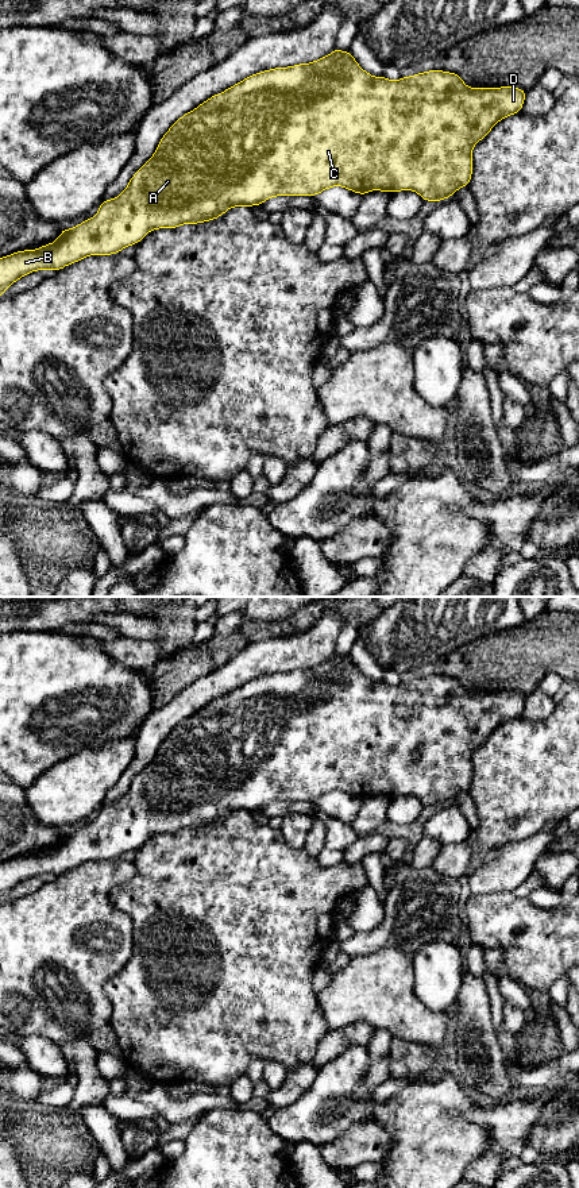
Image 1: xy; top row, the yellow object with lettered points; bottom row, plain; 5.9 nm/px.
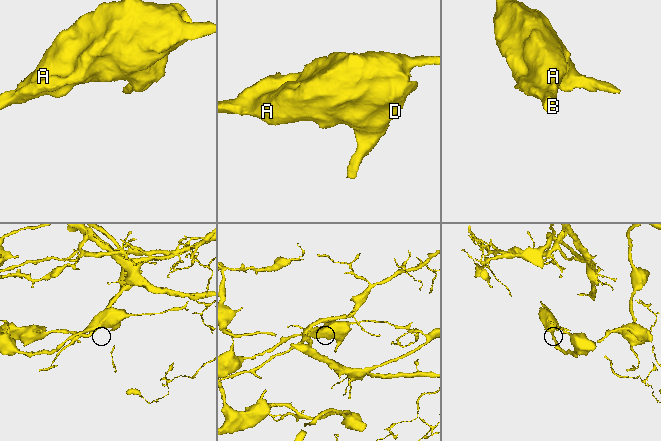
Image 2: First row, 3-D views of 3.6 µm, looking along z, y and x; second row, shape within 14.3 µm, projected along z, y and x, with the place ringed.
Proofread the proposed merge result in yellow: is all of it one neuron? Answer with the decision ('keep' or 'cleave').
keep

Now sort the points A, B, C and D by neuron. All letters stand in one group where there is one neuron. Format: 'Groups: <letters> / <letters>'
Groups: A B C D

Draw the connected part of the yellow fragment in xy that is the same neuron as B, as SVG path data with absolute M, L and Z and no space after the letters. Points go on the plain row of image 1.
M333 653L329 660L310 668L275 672L252 679L181 721L163 740L154 760L132 780L126 795L116 803L104 805L100 809L99 817L92 824L86 824L70 834L62 833L59 842L51 849L40 850L38 855L15 856L12 860L0 863L0 899L28 878L45 873L58 876L89 860L119 859L127 850L138 849L153 834L205 828L219 824L229 813L260 810L267 803L275 801L313 802L328 792L343 791L360 801L371 795L382 795L386 798L413 795L417 796L424 806L443 806L455 799L459 792L468 791L474 772L472 752L482 745L499 725L521 717L525 699L526 695L512 691L468 693L459 679L443 675L422 676L410 682L401 682L397 686L391 686L385 680L374 682L359 671L350 655L340 656L337 653Z

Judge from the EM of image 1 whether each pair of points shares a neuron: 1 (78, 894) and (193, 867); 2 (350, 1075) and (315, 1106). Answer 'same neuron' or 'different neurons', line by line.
1: different neurons
2: same neuron

